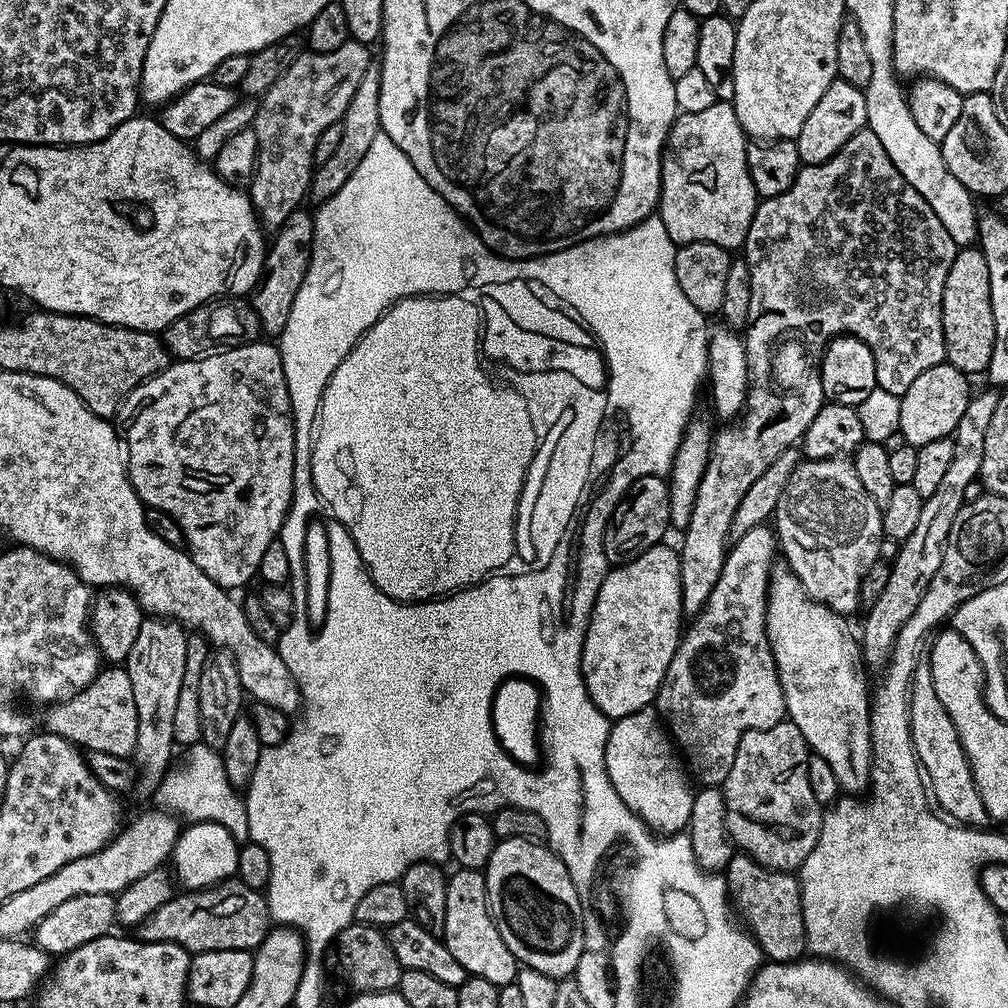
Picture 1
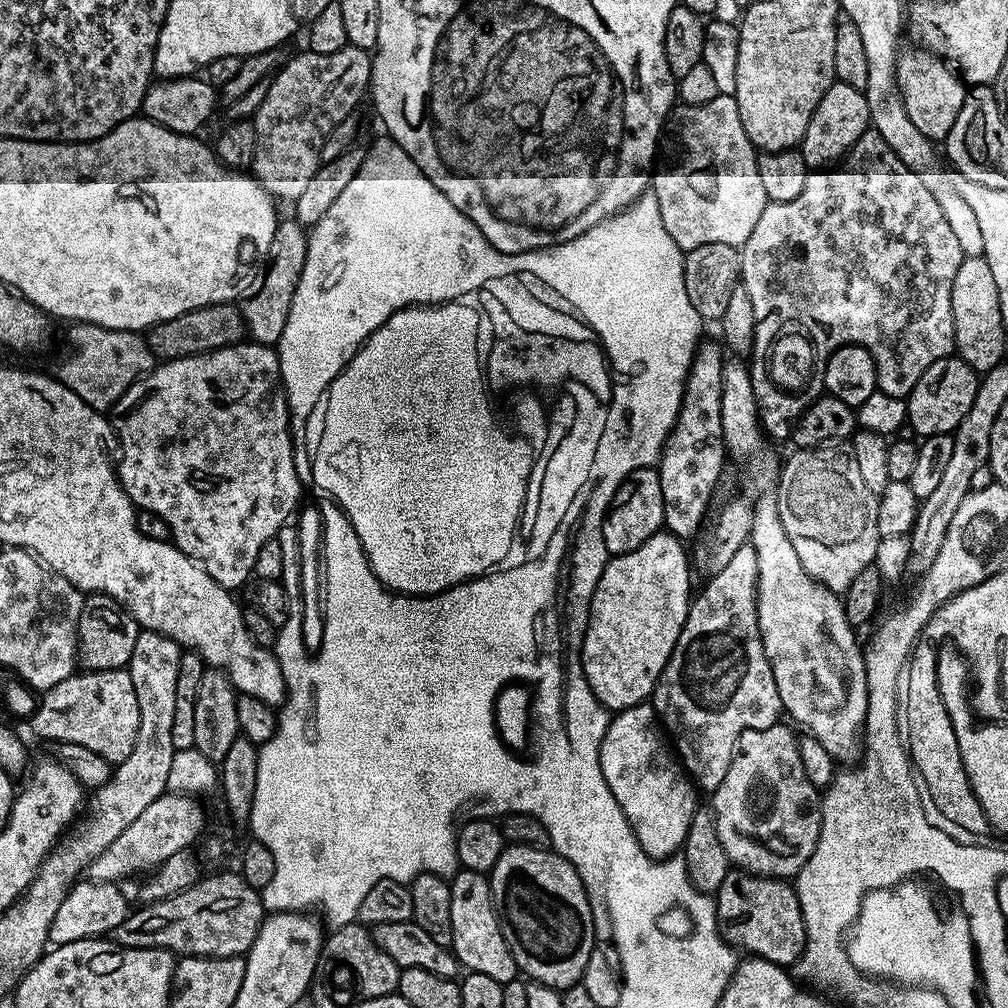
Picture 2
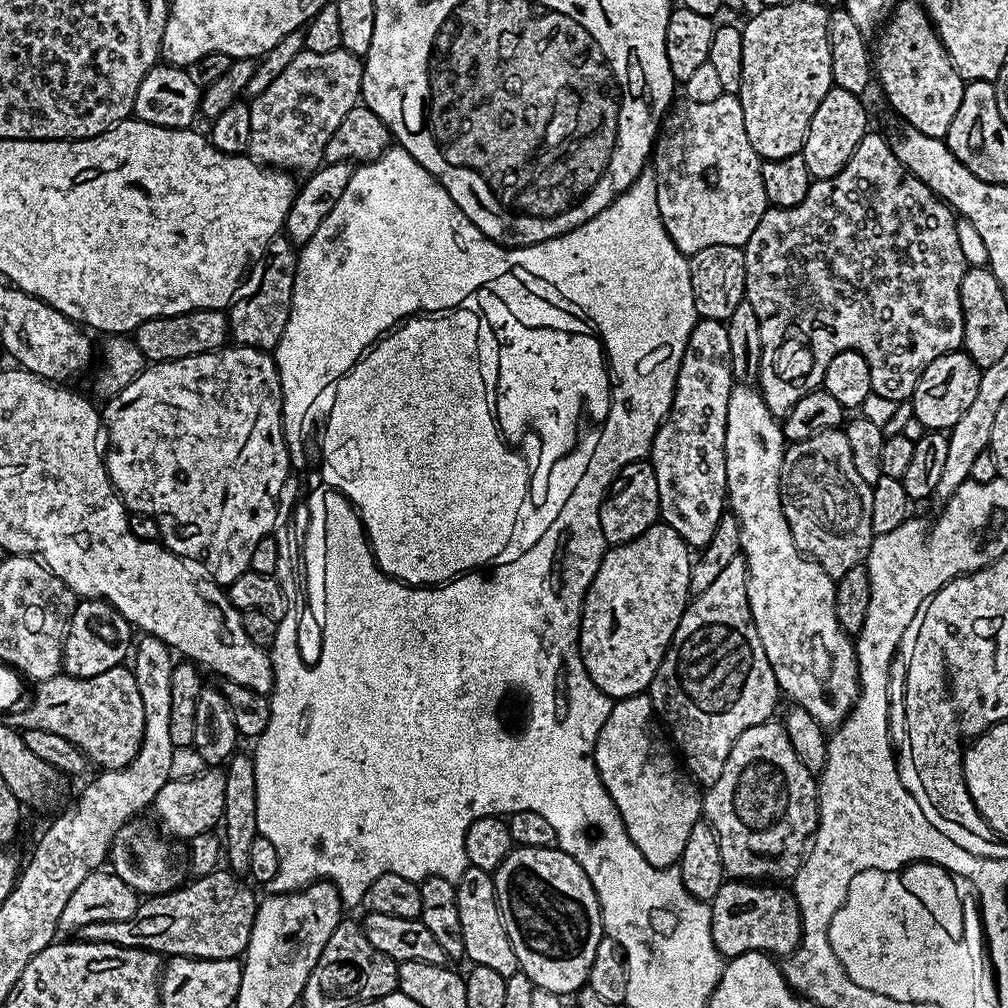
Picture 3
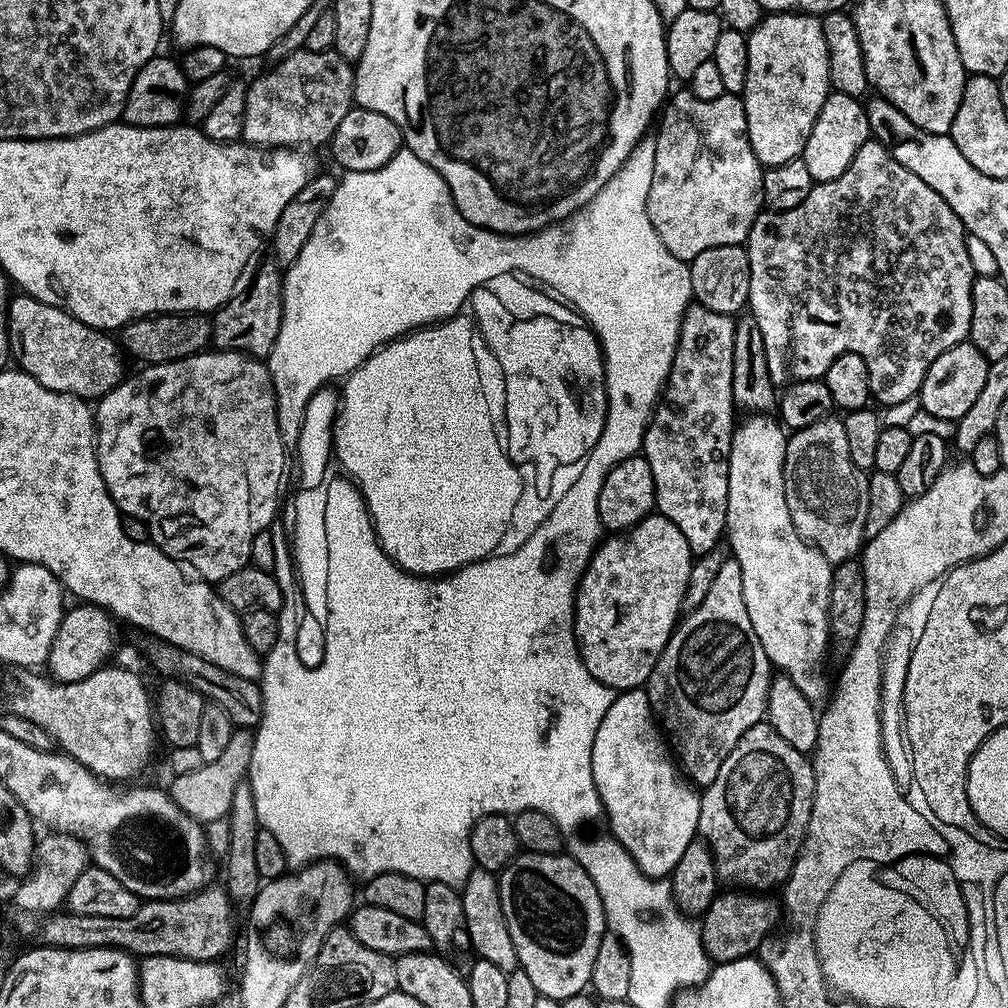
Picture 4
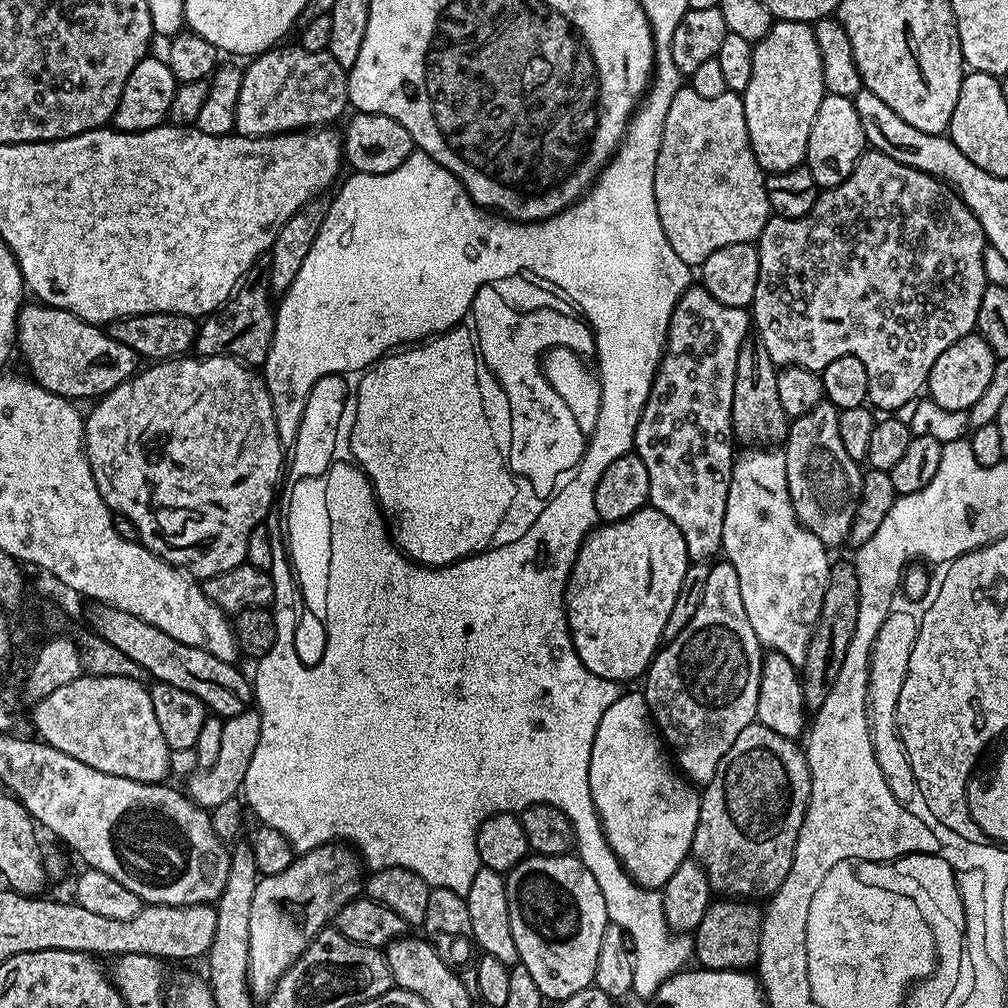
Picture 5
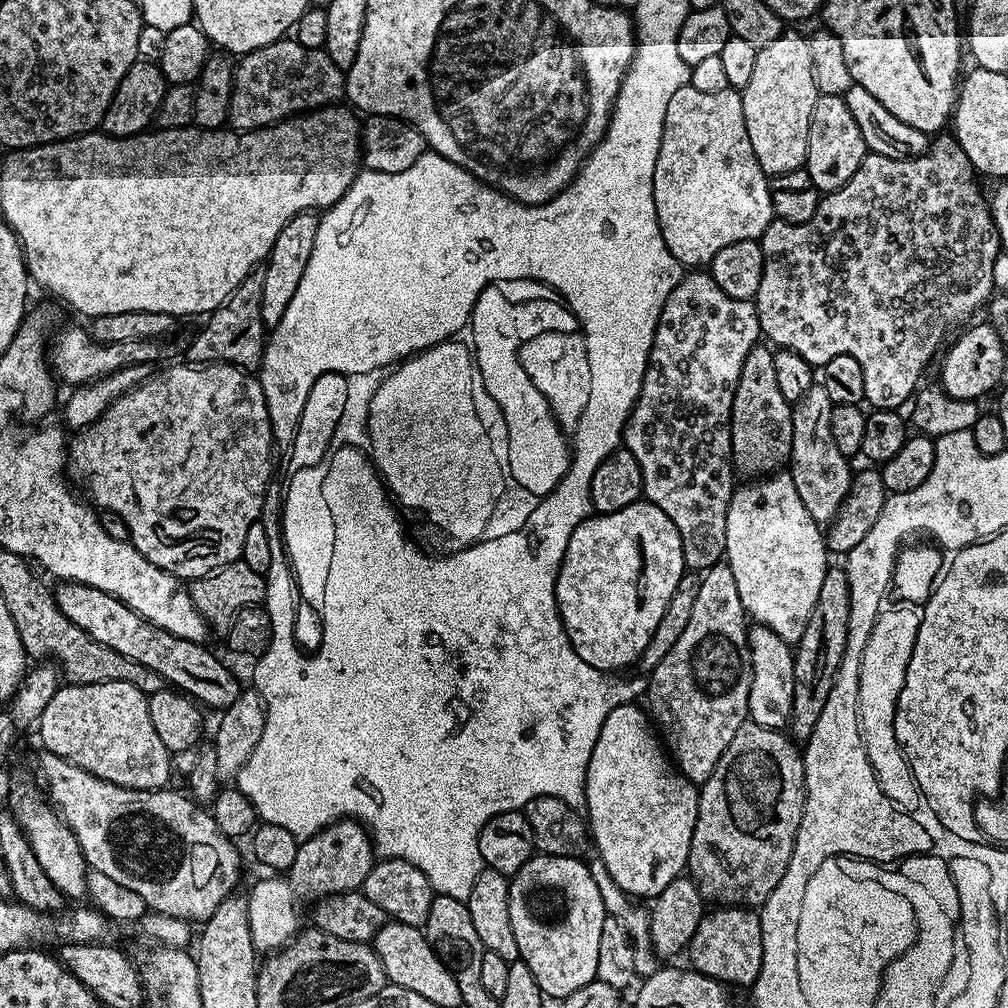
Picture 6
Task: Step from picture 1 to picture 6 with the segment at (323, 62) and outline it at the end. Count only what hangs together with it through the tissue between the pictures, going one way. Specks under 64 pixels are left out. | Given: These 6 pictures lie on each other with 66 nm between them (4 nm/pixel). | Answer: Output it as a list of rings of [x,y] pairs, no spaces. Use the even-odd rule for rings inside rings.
[[[295,38],[275,40],[235,61],[234,86],[230,98],[228,124],[242,132],[270,128],[273,124],[298,116],[313,108],[332,106],[345,95],[345,69],[334,66],[323,48],[307,48]]]

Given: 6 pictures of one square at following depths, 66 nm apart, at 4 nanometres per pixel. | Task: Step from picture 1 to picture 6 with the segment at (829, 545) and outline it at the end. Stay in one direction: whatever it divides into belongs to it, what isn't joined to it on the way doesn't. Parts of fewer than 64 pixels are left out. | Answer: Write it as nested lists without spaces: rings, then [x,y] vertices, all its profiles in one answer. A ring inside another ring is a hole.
[[[813,384],[792,409],[791,458],[788,471],[794,478],[795,489],[806,510],[819,524],[831,523],[845,500],[852,484],[853,473],[849,459],[835,445],[831,433],[833,402],[822,384]]]

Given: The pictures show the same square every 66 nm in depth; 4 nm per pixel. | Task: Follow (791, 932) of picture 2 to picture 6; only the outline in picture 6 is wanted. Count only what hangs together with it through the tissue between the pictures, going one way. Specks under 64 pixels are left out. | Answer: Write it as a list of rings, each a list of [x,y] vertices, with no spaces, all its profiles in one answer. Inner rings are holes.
[[[717,907],[715,910],[705,911],[704,917],[698,922],[698,930],[694,930],[694,938],[686,949],[687,963],[695,971],[706,974],[710,978],[720,981],[725,986],[731,984],[755,984],[758,974],[762,970],[762,926],[760,917],[750,908]]]

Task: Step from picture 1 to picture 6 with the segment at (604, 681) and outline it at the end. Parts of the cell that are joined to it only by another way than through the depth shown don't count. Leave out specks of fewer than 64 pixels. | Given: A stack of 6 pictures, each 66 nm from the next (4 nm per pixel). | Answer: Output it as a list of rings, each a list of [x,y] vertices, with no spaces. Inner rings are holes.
[[[641,498],[630,506],[622,506],[622,510],[589,515],[587,520],[577,526],[574,534],[570,534],[570,546],[566,546],[566,554],[564,561],[560,563],[560,573],[556,583],[556,605],[560,611],[560,621],[564,623],[564,629],[574,650],[578,650],[578,658],[582,658],[582,662],[590,662],[590,666],[605,674],[619,673],[619,668],[628,668],[631,664],[633,667],[646,650],[646,646],[650,646],[650,638],[654,638],[654,630],[658,630],[658,622],[662,622],[662,618],[668,613],[670,598],[674,598],[674,590],[678,590],[678,582],[684,577],[685,571],[682,538],[674,522],[670,522],[670,518],[666,518],[666,514],[662,514],[662,510],[658,510],[658,506],[654,506],[648,500]]]

